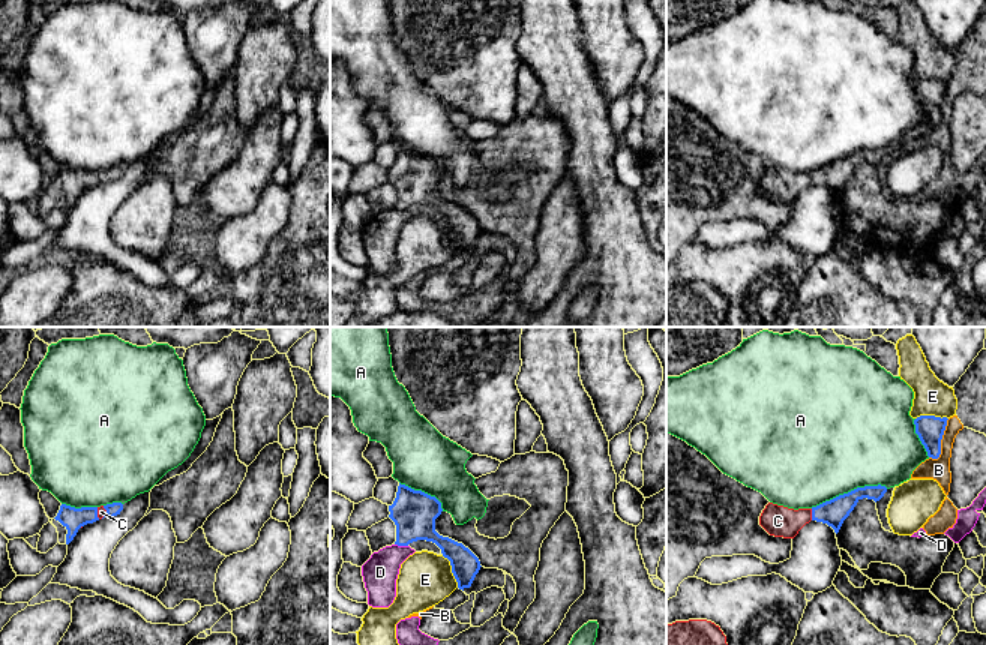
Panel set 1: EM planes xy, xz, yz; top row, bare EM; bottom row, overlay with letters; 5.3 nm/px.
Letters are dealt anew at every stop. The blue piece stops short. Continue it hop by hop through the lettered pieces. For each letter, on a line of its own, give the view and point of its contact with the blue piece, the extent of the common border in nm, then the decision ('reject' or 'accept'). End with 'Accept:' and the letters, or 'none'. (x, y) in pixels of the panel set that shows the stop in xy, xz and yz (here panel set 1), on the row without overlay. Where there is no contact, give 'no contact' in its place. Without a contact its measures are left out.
A: yz (848, 156) | 420 nm | reject
B: yz (940, 105) | 240 nm | reject
C: yz (812, 179) | 60 nm | accept
D: xz (401, 209) | 70 nm | reject
E: xz (452, 234) | 200 nm | reject
Accept: C

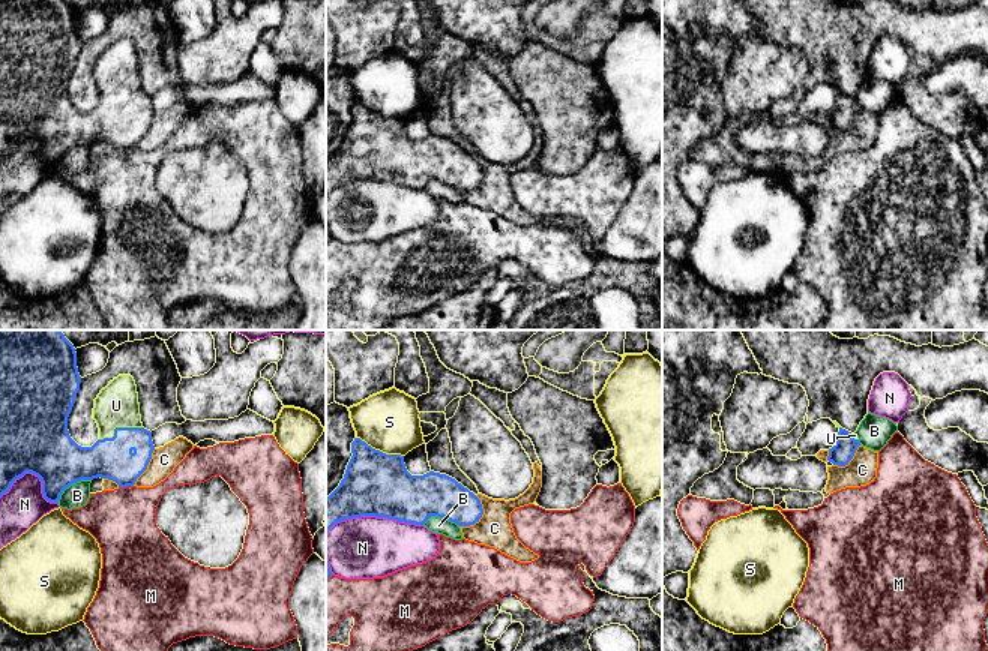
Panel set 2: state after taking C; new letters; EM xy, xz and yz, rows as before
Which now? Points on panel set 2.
B: xy (71, 147) | 220 nm | reject
C: xz (481, 180) | 200 nm | reject
M: xy (125, 150) | 80 nm | reject
N: xz (373, 179) | 500 nm | reject
S: xz (379, 114) | 280 nm | reject
U: xy (117, 92) | 240 nm | accept
Accept: U

